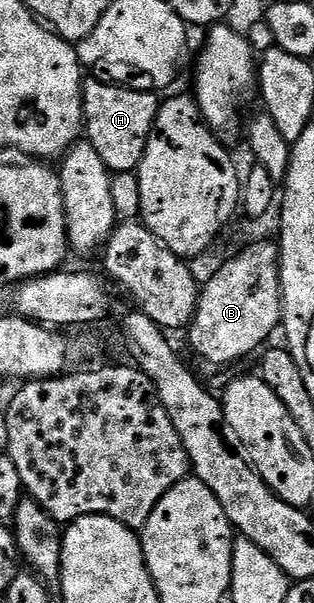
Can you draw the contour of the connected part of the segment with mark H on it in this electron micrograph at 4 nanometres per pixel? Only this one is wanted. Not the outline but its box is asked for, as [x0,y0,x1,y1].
[83,80,161,172]

